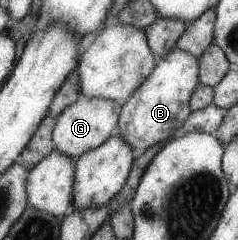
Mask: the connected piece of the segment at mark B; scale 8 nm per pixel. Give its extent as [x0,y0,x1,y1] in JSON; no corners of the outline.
[119,17,201,158]

